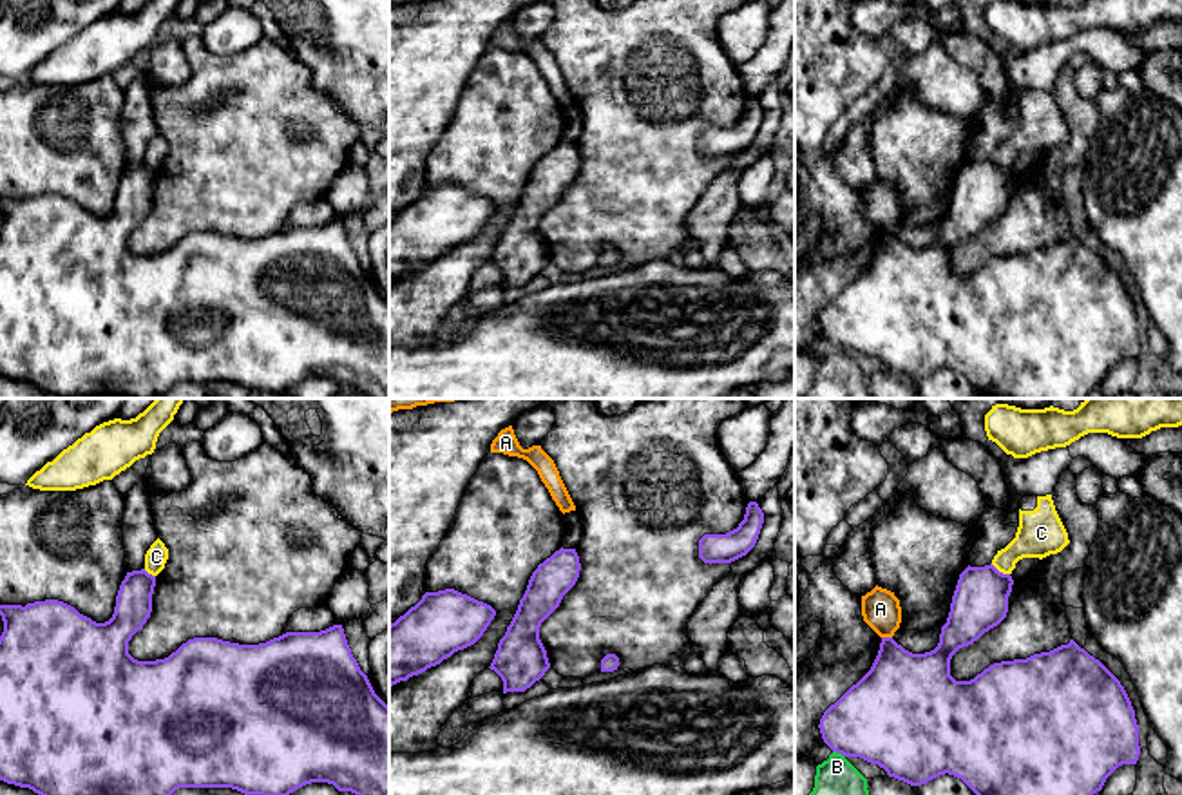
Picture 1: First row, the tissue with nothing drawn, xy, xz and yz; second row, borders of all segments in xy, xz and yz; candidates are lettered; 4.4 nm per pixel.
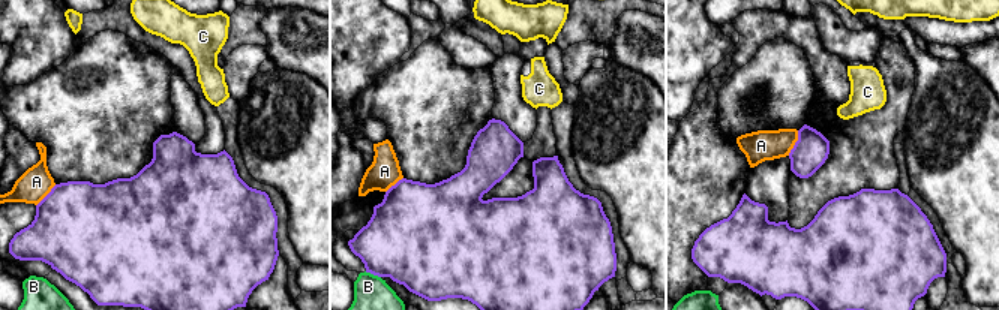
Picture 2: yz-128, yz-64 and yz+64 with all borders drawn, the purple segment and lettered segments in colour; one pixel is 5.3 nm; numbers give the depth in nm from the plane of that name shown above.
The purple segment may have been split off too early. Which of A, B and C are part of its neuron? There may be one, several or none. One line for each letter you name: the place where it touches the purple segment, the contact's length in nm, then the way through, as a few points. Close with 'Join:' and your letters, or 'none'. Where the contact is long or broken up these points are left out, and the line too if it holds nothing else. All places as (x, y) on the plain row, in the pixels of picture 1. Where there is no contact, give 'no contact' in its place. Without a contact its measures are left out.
Join: none

